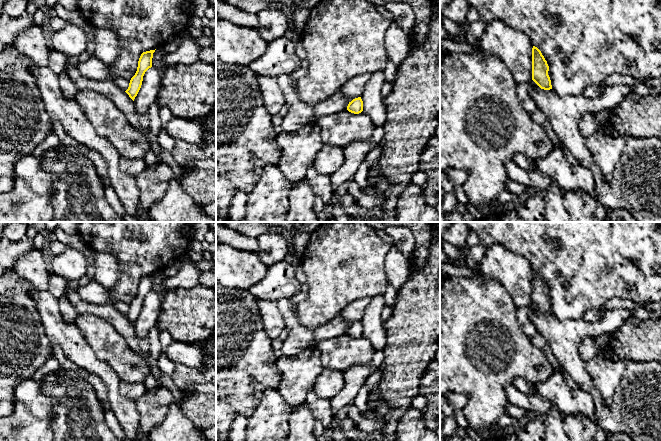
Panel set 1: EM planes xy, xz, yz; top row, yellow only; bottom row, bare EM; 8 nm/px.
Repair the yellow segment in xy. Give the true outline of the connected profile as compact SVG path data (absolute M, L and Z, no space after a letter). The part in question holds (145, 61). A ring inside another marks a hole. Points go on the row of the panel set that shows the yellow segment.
M155 50L143 52L139 58L137 71L131 78L129 87L125 91L133 101L141 88L145 72L152 67L152 58L154 52Z

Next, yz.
M533 46L532 48L532 80L544 90L552 89L551 80L548 75L549 66L541 51Z

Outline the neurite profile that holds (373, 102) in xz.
M374 72L370 75L370 79L361 95L363 101L362 112L370 118L375 127L383 126L386 122L386 107L381 95L381 88L385 83L384 72Z

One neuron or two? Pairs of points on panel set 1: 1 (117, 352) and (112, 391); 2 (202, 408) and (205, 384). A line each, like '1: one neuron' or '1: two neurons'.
1: two neurons
2: one neuron

